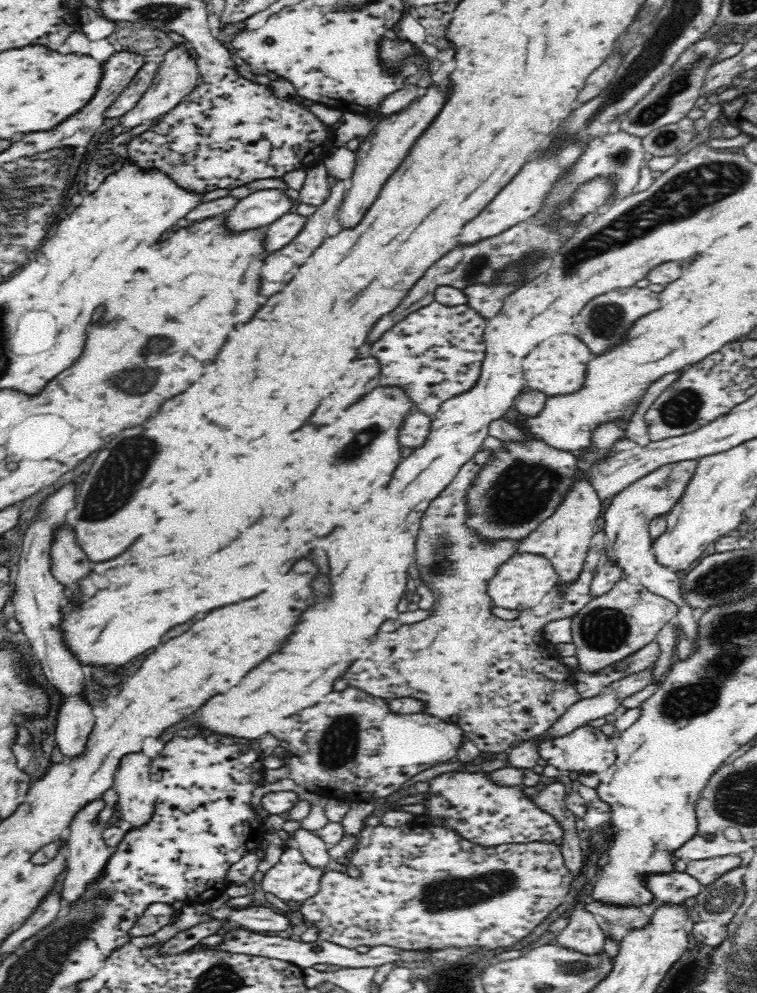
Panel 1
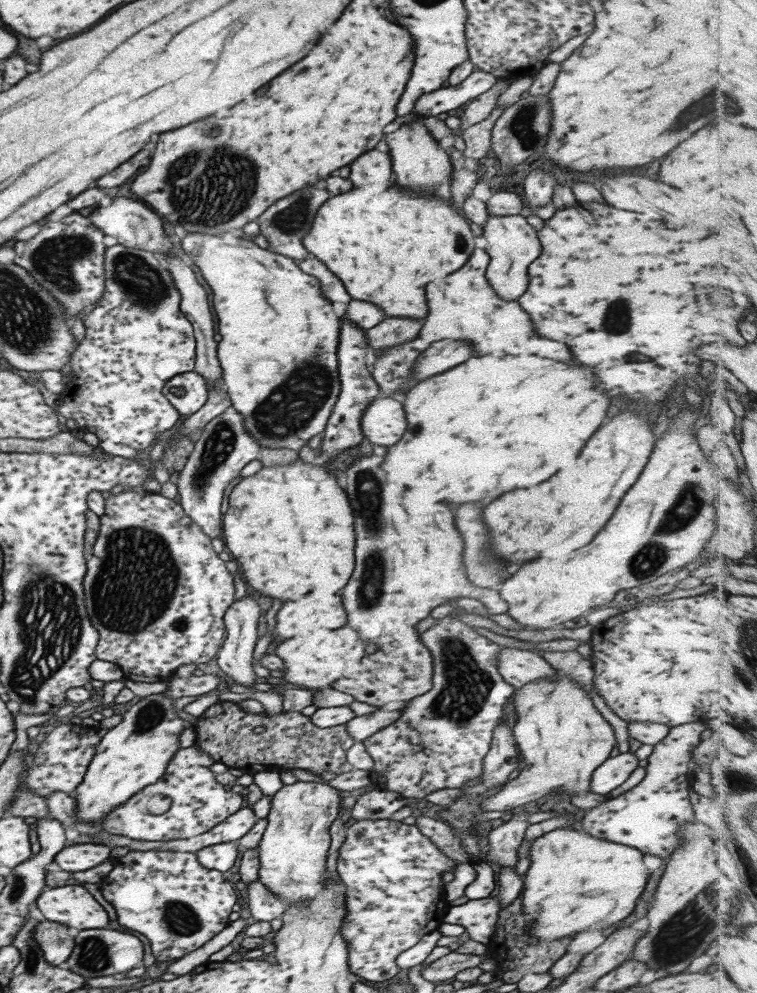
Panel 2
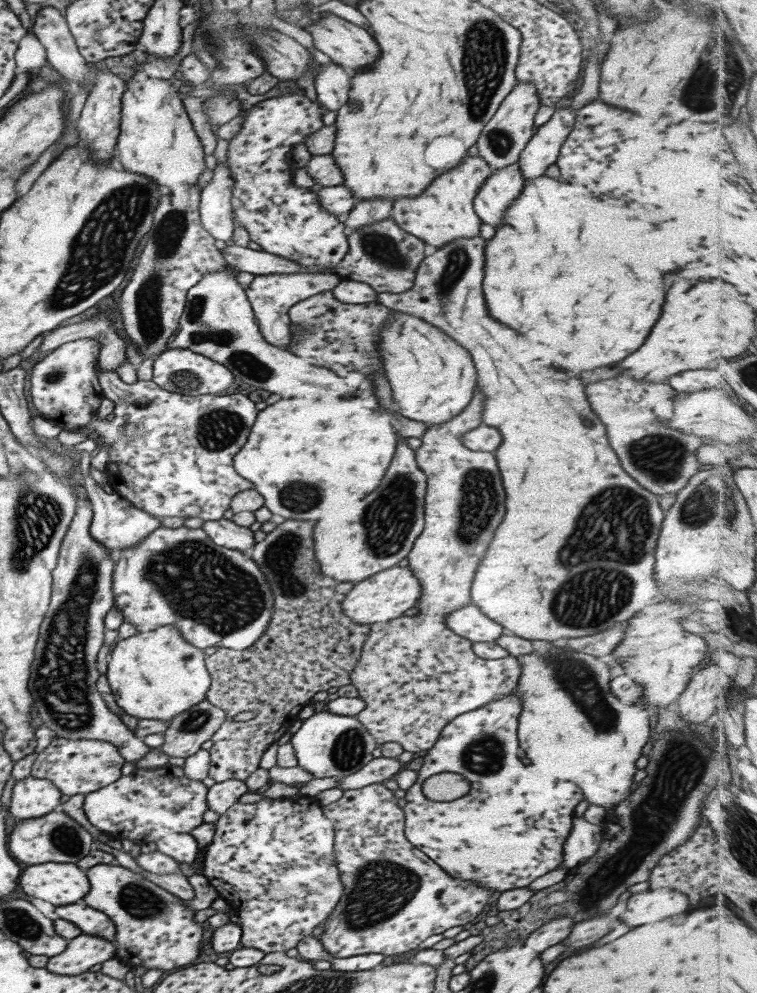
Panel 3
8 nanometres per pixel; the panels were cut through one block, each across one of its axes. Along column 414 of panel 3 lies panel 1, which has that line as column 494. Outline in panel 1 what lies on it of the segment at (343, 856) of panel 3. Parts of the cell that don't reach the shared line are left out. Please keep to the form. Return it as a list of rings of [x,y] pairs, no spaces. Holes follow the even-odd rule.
[[[413,823],[390,828],[364,827],[350,861],[360,869],[360,878],[328,869],[320,881],[320,890],[302,902],[300,910],[306,924],[318,926],[320,939],[346,948],[385,944],[402,950],[430,952],[448,946],[490,949],[512,946],[566,900],[574,882],[558,845],[531,842],[482,847],[460,837],[451,828],[436,824],[430,828]]]

